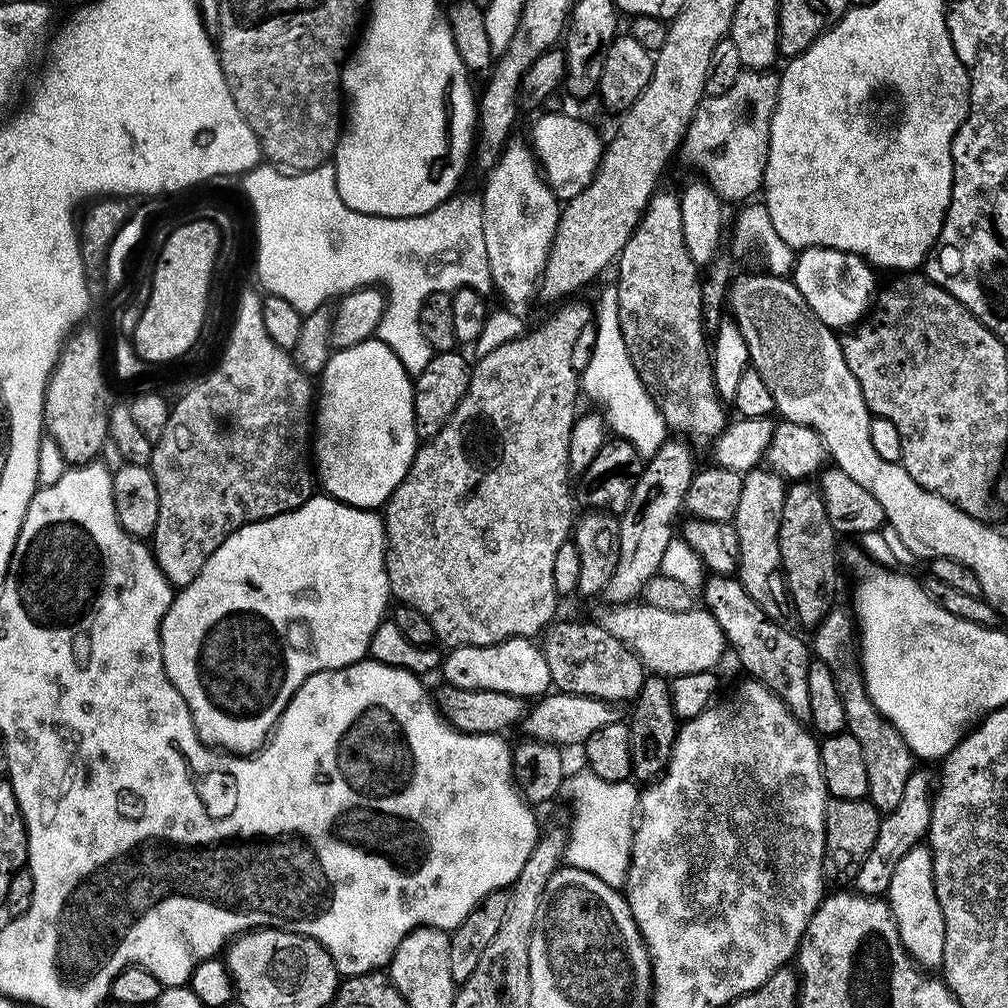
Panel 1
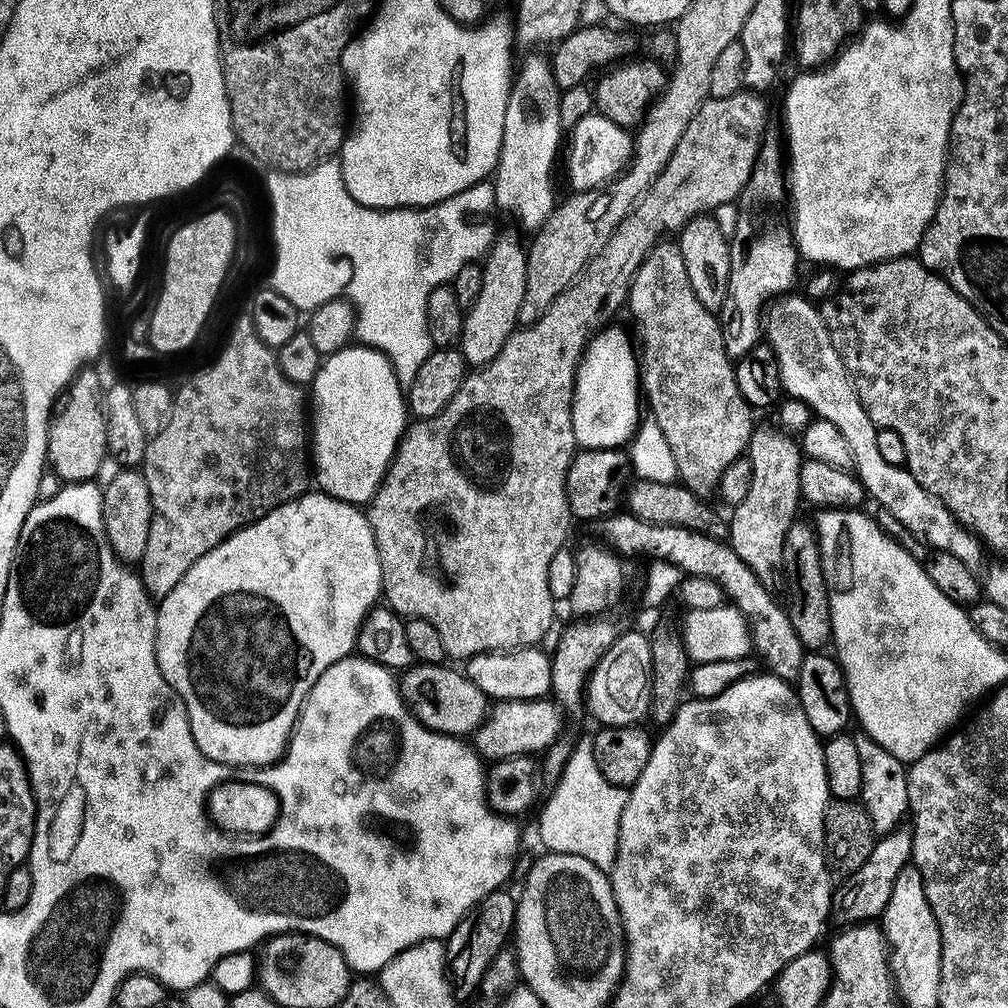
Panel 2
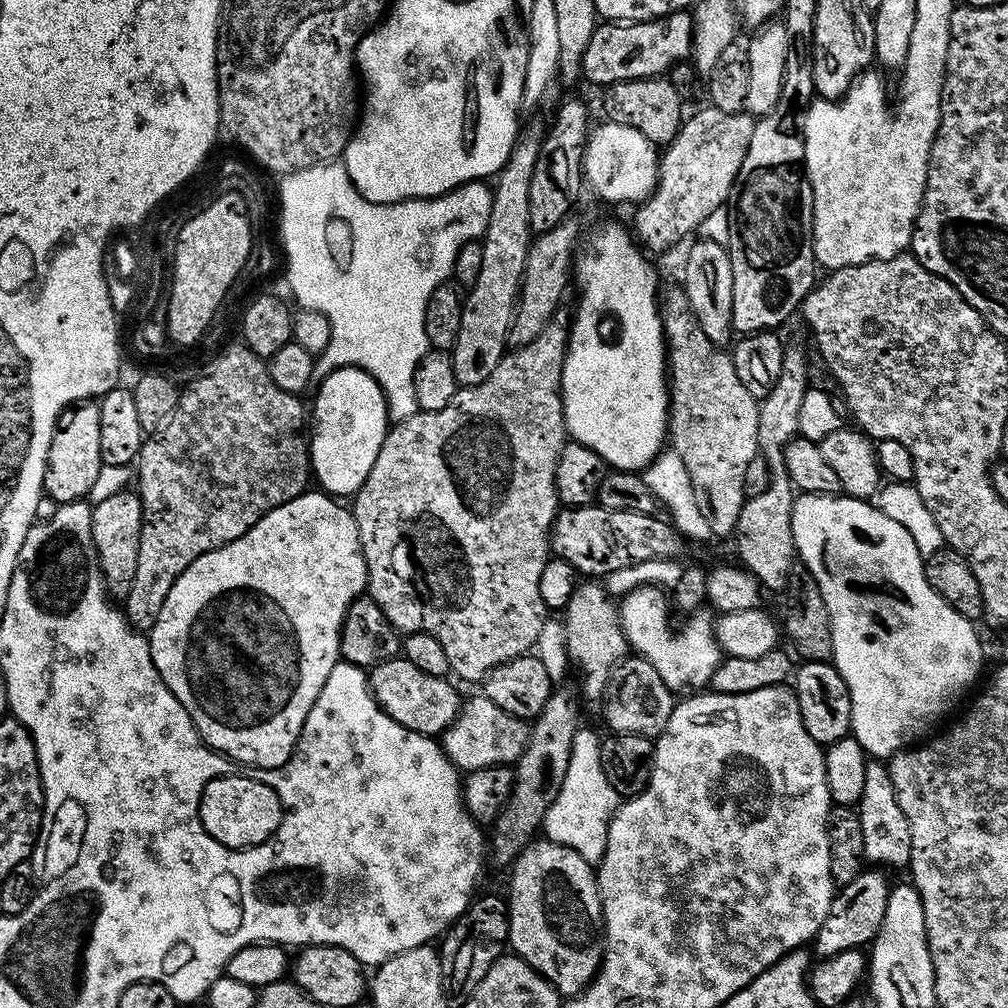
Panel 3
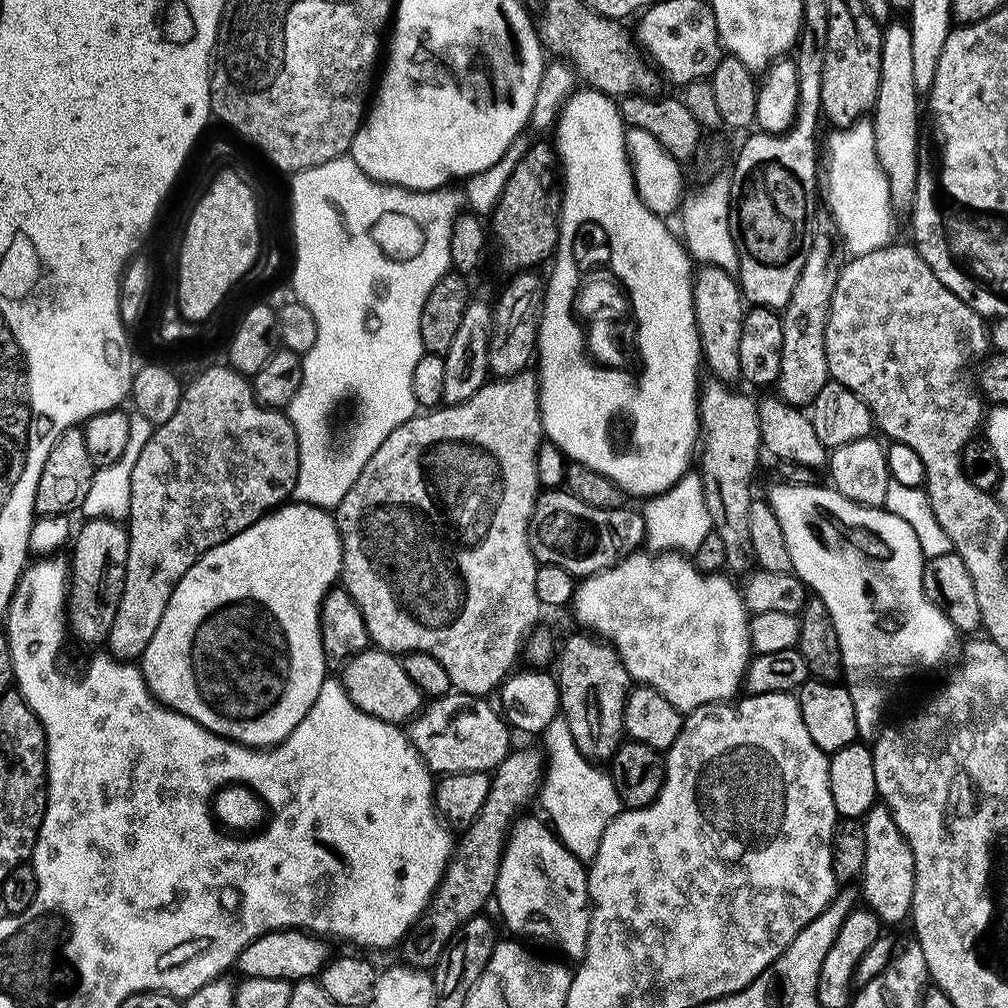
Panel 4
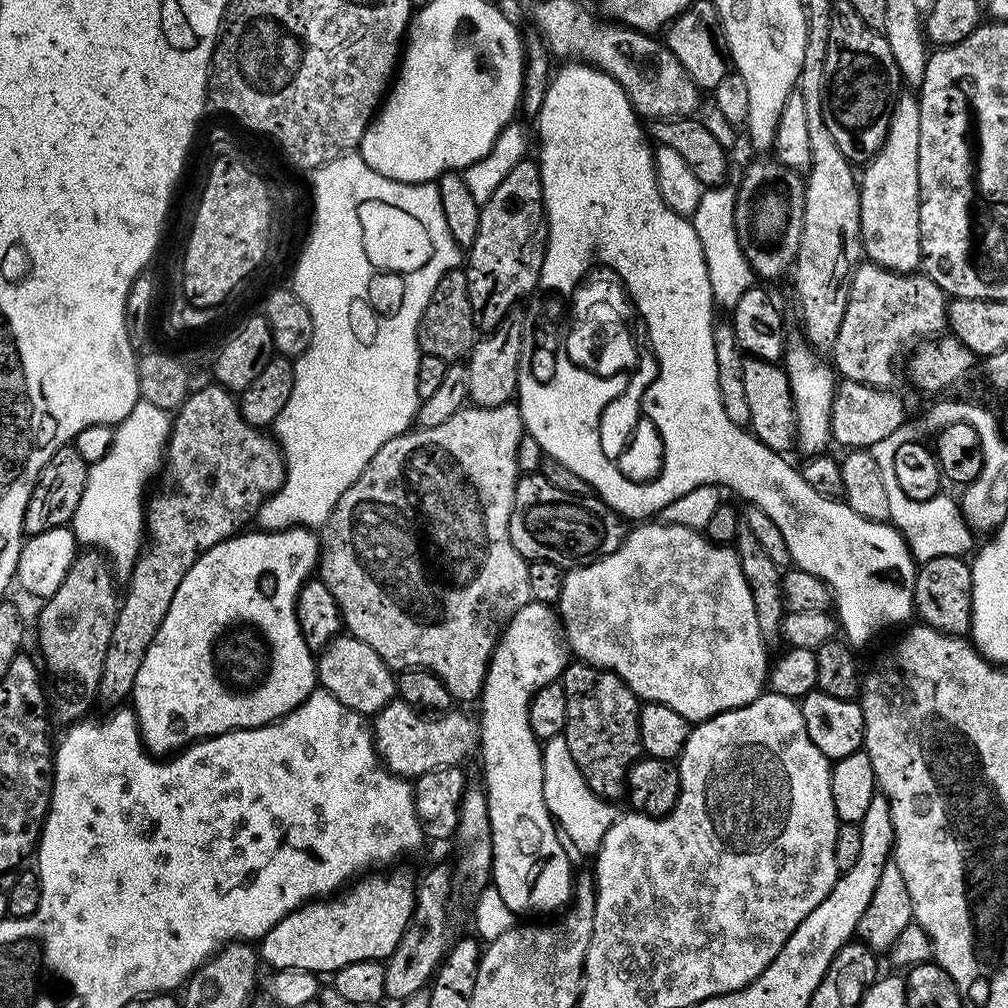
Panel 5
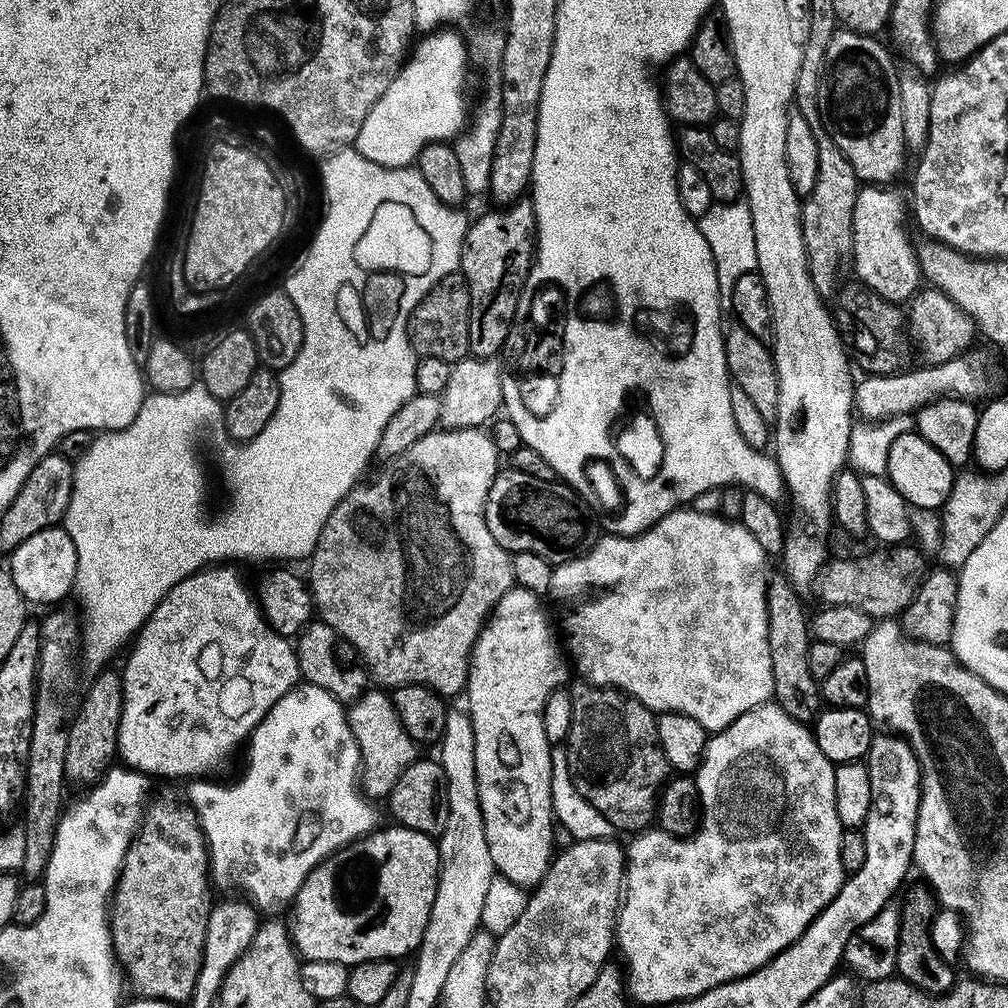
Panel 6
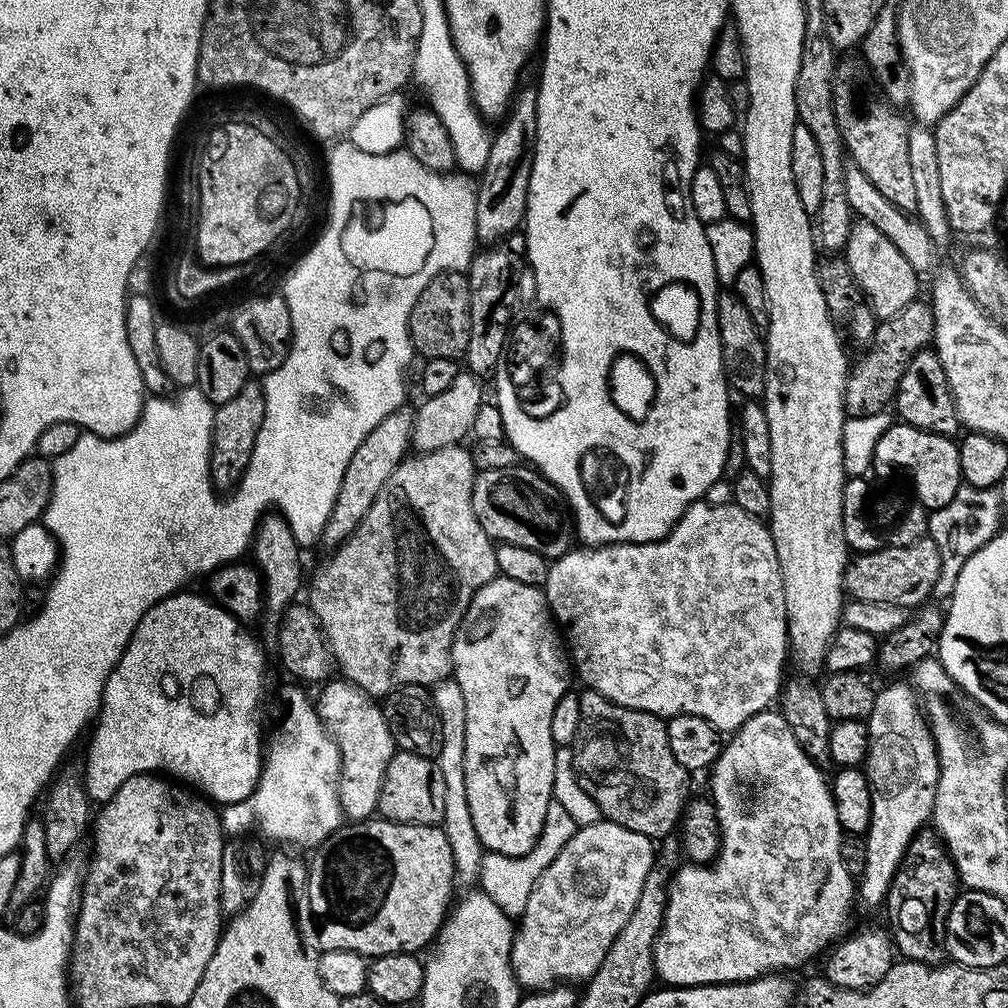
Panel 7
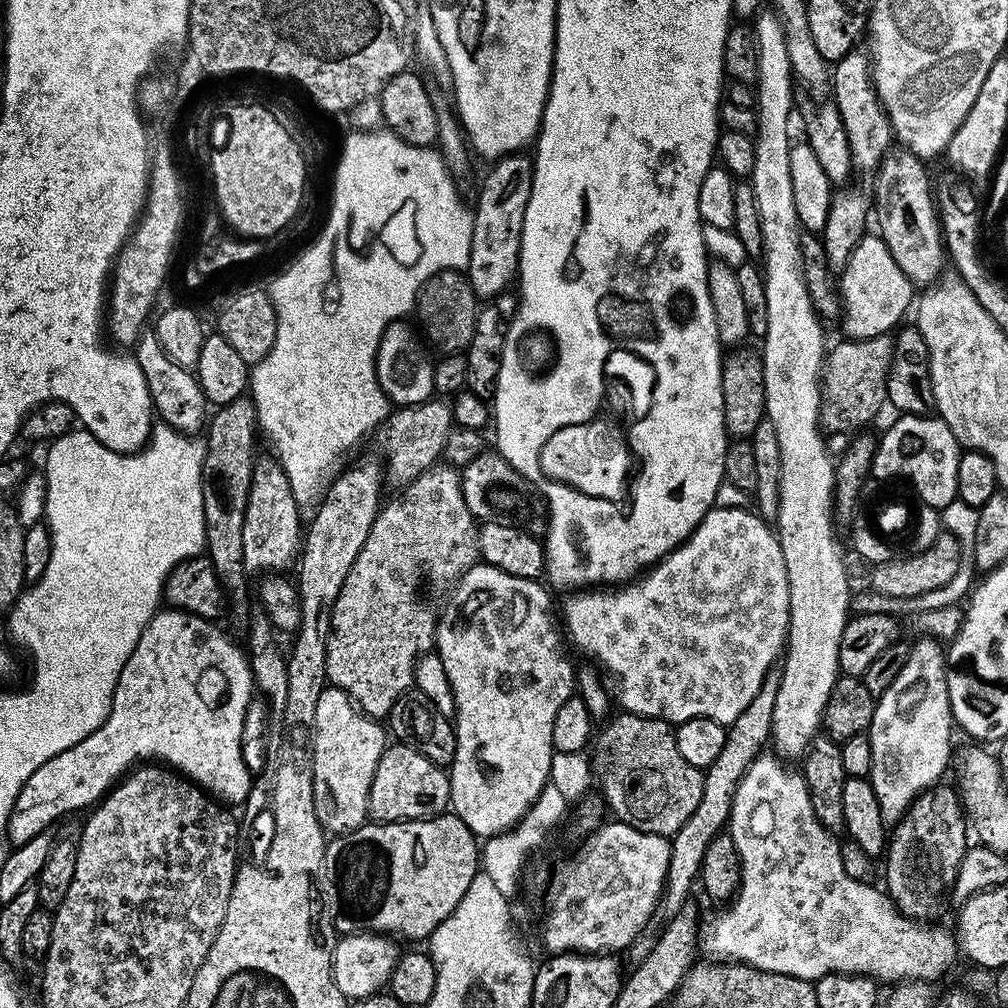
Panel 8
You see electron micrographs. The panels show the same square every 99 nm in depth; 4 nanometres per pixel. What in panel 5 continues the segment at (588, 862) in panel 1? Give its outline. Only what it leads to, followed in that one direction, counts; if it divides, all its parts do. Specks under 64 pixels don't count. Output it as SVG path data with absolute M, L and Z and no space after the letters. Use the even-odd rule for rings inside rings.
M562 734L543 741L542 751L544 797L557 829L573 849L576 847L580 852L595 853L603 844L612 823L618 819L618 812L612 809L615 807L609 801L603 800L601 796L594 794L594 790L590 790L578 766L574 766L574 758L570 758L570 746L566 746L566 738Z

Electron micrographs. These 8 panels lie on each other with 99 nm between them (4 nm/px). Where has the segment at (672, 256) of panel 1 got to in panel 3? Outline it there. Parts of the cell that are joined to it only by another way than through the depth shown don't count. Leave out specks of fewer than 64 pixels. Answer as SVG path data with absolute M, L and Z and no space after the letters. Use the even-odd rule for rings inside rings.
M676 286L668 292L668 304L666 300L666 319L664 321L664 339L666 341L666 375L670 381L668 385L668 434L667 439L670 441L670 448L677 452L678 457L682 458L682 463L686 466L686 472L690 476L690 484L693 486L694 499L698 504L699 513L706 518L706 523L713 537L728 536L731 537L736 531L736 523L738 522L738 514L742 514L742 506L746 499L744 487L746 486L746 470L749 469L749 463L760 451L758 446L758 414L760 413L760 405L757 397L750 394L750 390L746 390L746 386L742 386L742 382L738 379L738 370L734 370L734 362L731 355L721 345L715 344L706 336L705 331L699 326L698 320L691 312L690 302L687 301L687 295L684 293L683 287Z

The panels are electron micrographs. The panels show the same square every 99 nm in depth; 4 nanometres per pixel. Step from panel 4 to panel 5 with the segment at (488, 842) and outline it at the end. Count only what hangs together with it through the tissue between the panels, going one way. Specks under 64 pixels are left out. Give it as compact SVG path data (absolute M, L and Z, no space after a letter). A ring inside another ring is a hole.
M432 868L429 870L428 874L425 876L424 881L421 879L418 884L418 895L416 897L416 912L412 916L412 922L408 925L408 930L404 937L402 938L402 942L398 944L396 949L394 950L394 954L389 956L386 963L384 964L384 969L386 970L386 986L384 987L384 995L390 1001L396 1000L396 1002L403 1002L406 999L410 999L415 997L417 994L423 993L425 991L426 985L435 977L437 969L440 967L442 961L444 960L446 953L450 948L450 940L447 940L444 937L444 931L448 928L448 872L444 868Z

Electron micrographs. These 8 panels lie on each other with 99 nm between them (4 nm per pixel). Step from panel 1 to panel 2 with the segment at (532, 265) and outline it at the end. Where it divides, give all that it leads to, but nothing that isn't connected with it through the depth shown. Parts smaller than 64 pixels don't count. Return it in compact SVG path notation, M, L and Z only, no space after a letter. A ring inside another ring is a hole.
M547 55L530 56L519 65L514 76L512 93L506 102L506 122L502 122L502 146L498 162L491 181L496 199L496 208L506 215L513 216L524 228L537 230L550 218L558 203L556 188L552 185L552 167L556 164L556 155L562 152L562 121L560 119L560 93L562 89L554 82L552 61Z

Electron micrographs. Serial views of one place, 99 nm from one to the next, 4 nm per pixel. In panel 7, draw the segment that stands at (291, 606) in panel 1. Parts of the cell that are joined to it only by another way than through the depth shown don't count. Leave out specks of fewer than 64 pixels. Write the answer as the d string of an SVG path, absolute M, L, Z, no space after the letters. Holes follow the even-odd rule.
M188 591L159 600L140 619L126 650L106 678L98 719L91 729L92 741L84 756L82 779L89 801L107 802L122 782L135 776L167 774L199 790L209 801L227 806L245 800L260 780L262 748L260 752L256 715L264 696L265 649L215 599Z

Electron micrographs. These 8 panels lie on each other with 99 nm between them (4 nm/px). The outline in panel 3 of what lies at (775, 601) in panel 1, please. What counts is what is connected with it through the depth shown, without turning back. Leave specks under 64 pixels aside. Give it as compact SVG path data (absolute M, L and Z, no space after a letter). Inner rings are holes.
M785 347L784 361L782 362L782 374L778 374L778 382L774 382L774 390L766 394L759 401L760 413L758 414L758 446L759 453L771 461L772 480L763 490L762 494L754 494L747 497L742 506L742 514L738 514L734 541L736 540L736 552L740 555L739 563L747 568L752 577L760 583L763 589L772 592L783 593L788 587L790 570L797 563L798 557L794 546L794 534L792 533L792 501L794 489L792 481L788 479L788 471L784 465L784 448L797 439L799 433L799 411L802 405L803 395L810 387L808 381L808 356L800 348Z

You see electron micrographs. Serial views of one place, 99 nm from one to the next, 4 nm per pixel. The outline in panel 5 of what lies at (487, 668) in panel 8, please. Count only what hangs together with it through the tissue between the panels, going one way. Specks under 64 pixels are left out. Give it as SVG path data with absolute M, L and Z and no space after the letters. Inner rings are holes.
M539 602L523 604L508 617L497 639L496 647L492 649L492 656L488 660L488 669L484 675L484 685L478 697L478 705L480 704L480 716L478 715L478 757L480 756L481 762L484 763L484 784L482 783L482 790L488 799L490 834L492 835L492 870L490 880L498 890L498 894L502 894L502 900L506 902L506 906L510 906L512 912L517 914L523 914L523 912L548 912L551 908L560 907L560 909L563 909L574 895L574 875L572 876L572 864L568 861L569 849L566 847L565 841L557 829L555 820L552 819L550 810L546 806L546 798L544 797L544 753L542 751L542 744L541 741L537 740L530 724L530 702L534 698L534 694L538 694L538 690L542 690L542 686L557 683L563 677L564 670L568 667L569 663L570 649L557 609L553 605L541 604Z

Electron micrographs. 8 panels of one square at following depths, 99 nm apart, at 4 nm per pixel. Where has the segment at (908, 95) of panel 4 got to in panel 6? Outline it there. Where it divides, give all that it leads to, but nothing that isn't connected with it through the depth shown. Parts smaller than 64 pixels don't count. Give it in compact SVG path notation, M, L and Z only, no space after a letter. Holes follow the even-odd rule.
M864 186L854 202L854 246L852 247L852 264L858 275L859 283L865 284L868 289L879 294L882 298L895 302L908 302L916 295L922 284L920 266L916 261L916 249L914 240L908 237L904 229L904 208L906 212L906 200L903 200L892 186Z

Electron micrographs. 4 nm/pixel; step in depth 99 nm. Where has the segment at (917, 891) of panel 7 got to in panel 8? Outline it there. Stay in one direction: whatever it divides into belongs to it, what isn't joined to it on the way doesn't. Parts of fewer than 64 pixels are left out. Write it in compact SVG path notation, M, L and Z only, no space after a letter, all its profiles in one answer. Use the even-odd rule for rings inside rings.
M947 782L933 784L927 788L906 810L906 814L891 829L890 839L886 845L886 859L883 861L885 864L882 864L882 880L883 876L885 880L883 883L886 885L889 898L895 902L900 913L917 922L931 921L931 916L939 914L940 903L955 882L962 858L970 847L968 832L970 836L970 824L966 819L960 793Z

